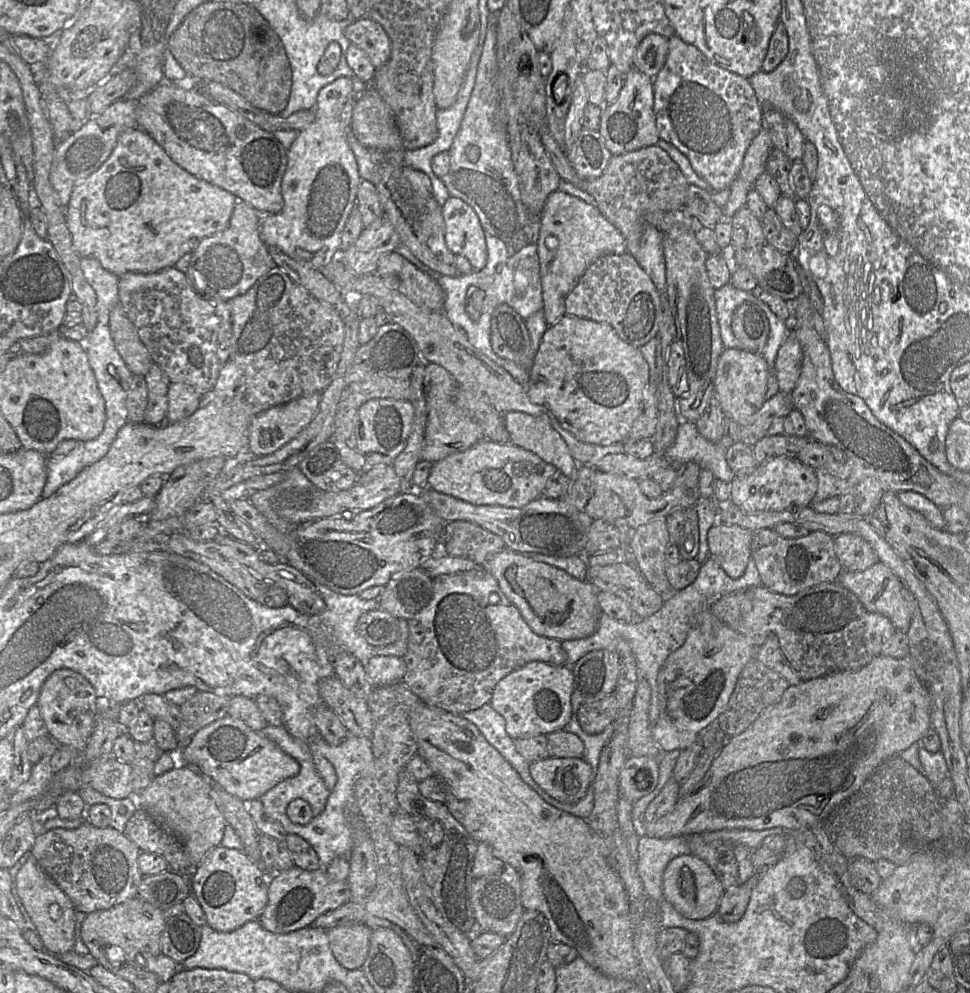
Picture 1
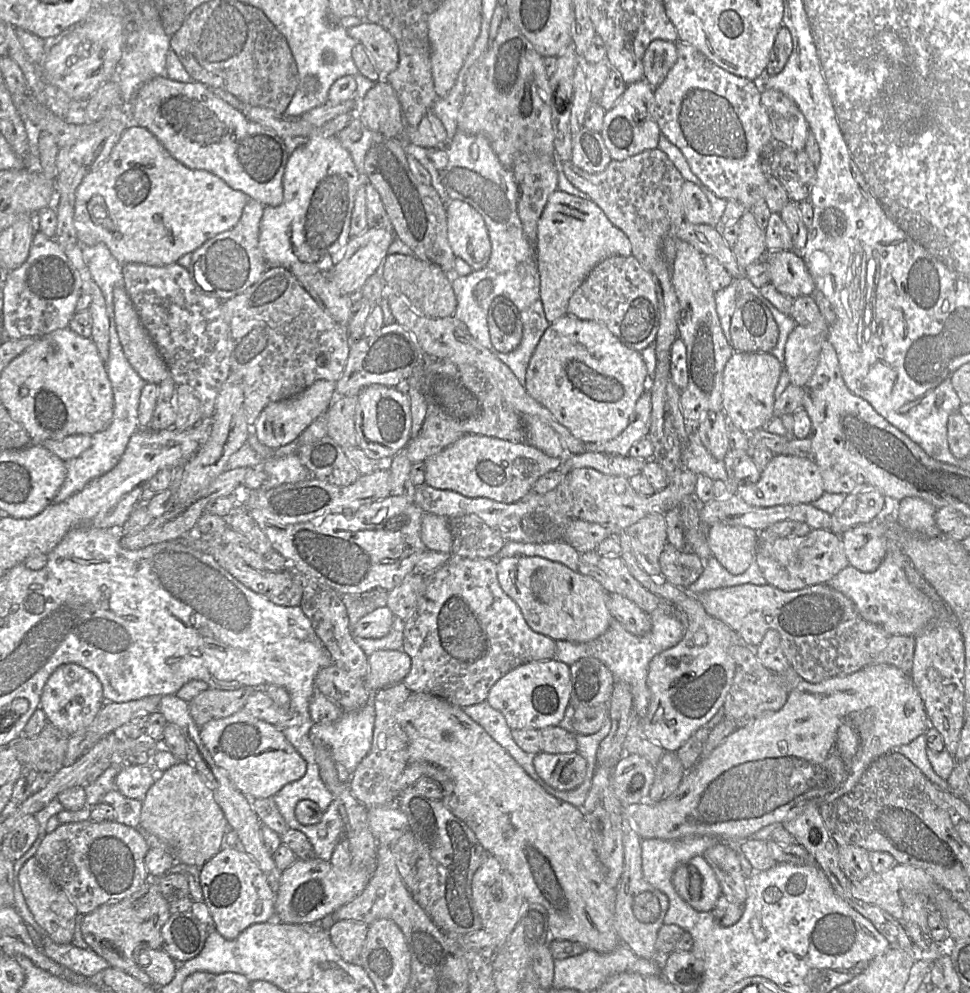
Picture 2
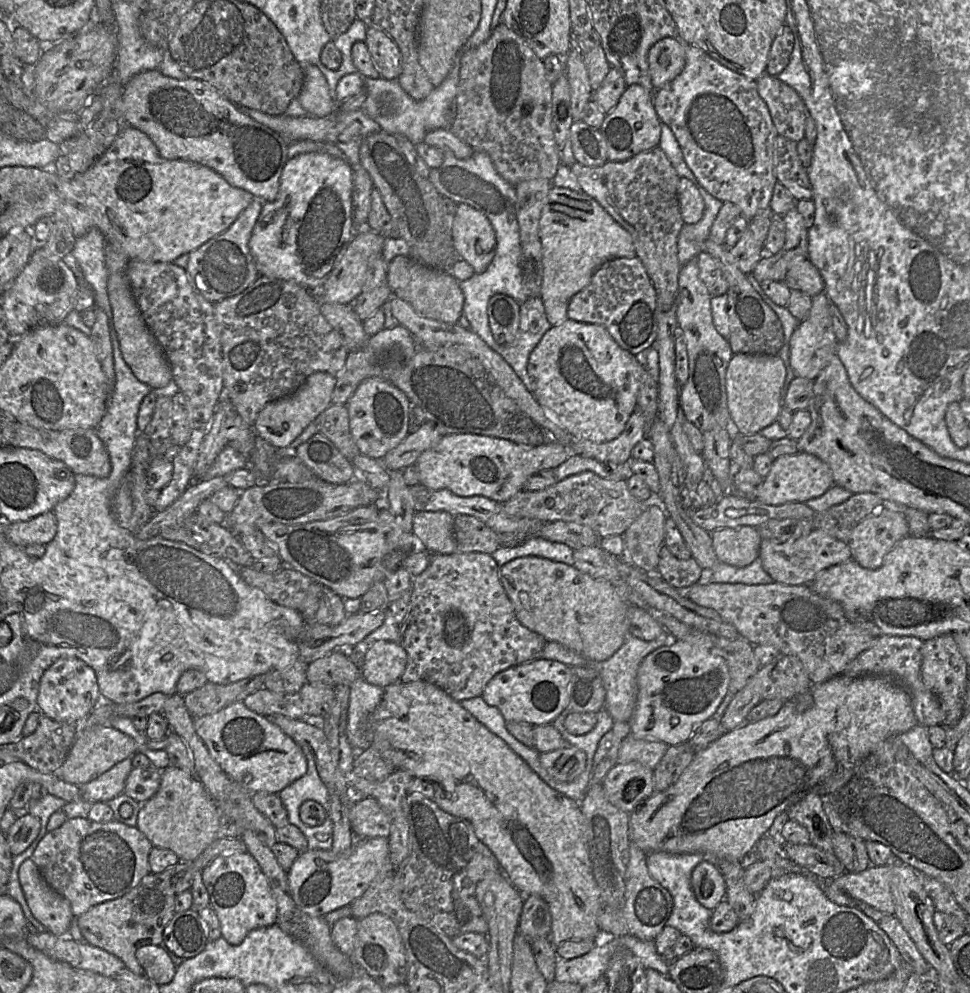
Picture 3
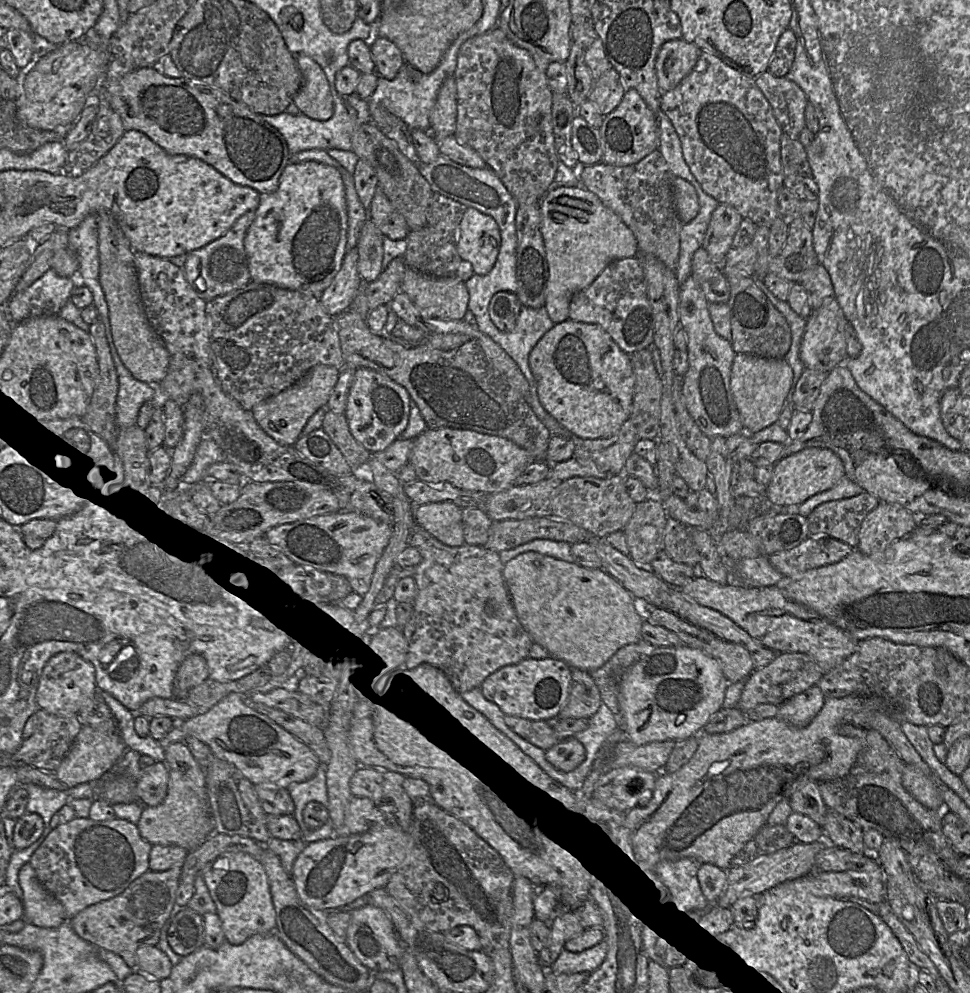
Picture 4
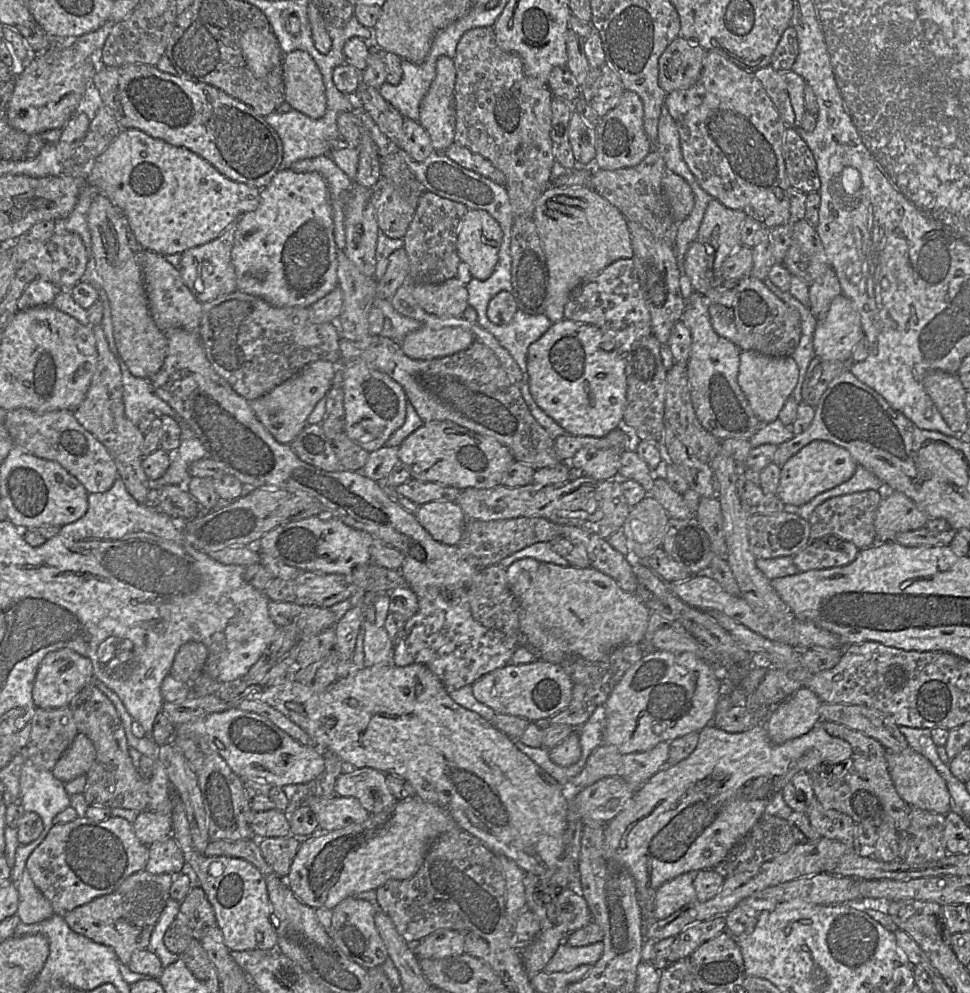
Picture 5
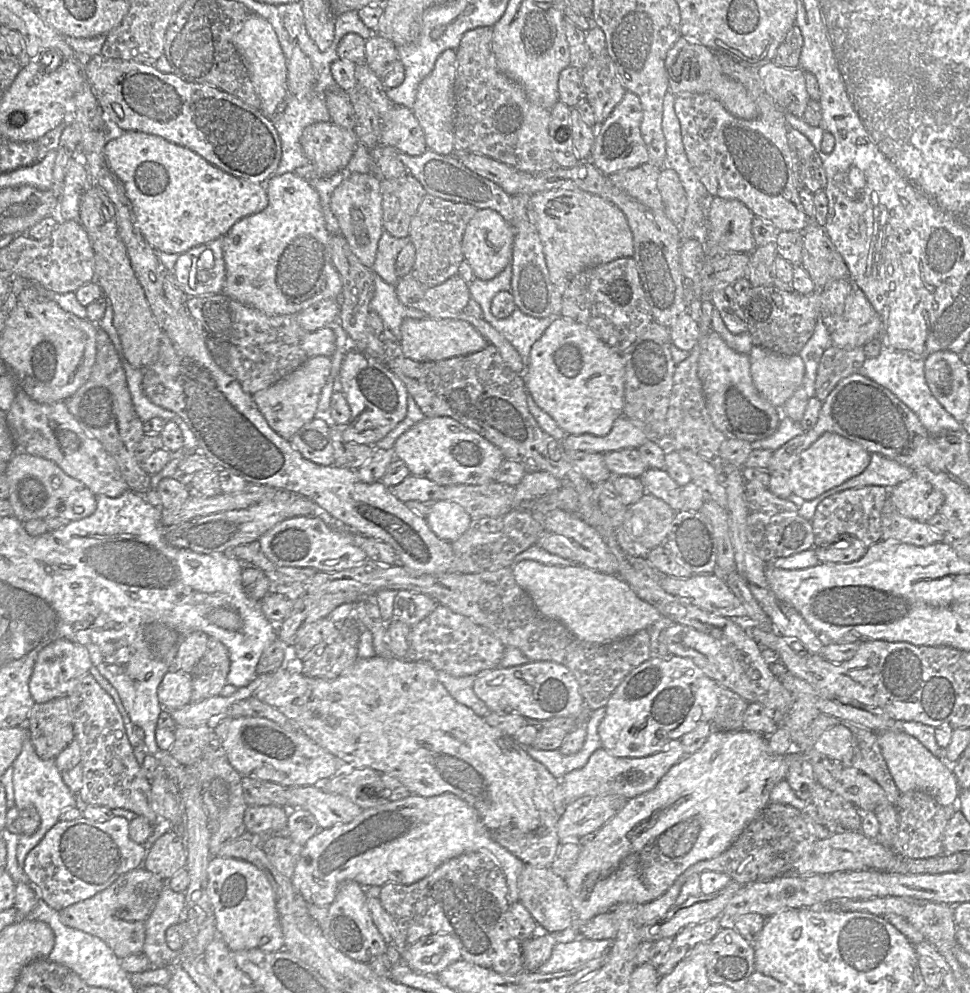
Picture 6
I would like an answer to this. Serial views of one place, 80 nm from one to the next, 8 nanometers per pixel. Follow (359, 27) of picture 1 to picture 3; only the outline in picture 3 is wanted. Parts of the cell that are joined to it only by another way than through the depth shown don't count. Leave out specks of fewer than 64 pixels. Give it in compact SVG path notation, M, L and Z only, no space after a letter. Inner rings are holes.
M369 25L365 43L381 77L398 78L402 69L402 56L396 42L379 26Z

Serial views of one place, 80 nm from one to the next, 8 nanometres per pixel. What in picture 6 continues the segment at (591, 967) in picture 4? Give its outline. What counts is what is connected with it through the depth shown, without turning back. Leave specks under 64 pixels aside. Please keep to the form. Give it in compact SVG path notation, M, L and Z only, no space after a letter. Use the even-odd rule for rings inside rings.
M585 938L557 942L550 958L536 971L548 974L571 970L588 960L605 955L610 949L611 944L611 940L591 940Z

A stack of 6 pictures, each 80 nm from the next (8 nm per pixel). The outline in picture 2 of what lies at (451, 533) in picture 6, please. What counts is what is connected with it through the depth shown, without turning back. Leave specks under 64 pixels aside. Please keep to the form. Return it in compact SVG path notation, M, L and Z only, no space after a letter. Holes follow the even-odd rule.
M424 513L420 536L428 551L451 553L452 536L449 529L449 518Z

